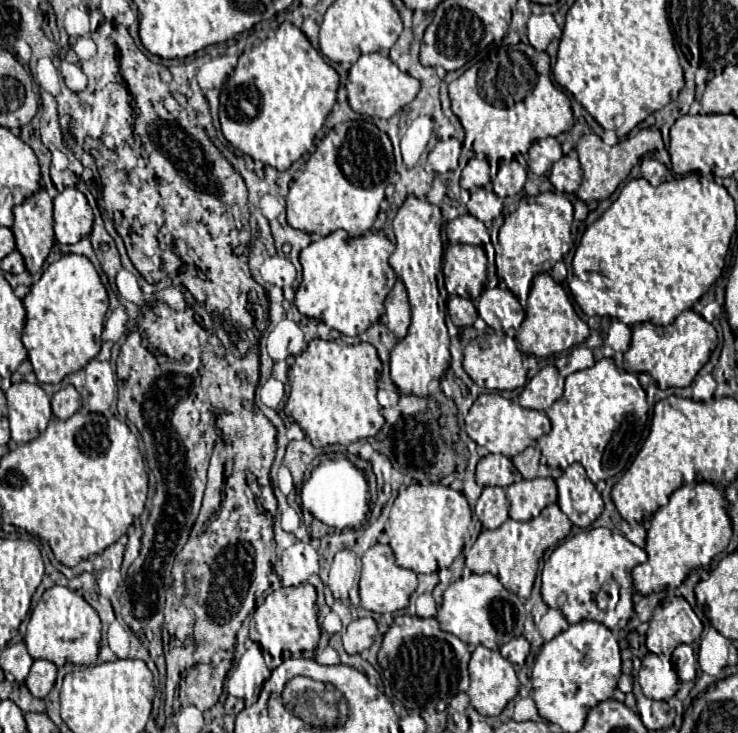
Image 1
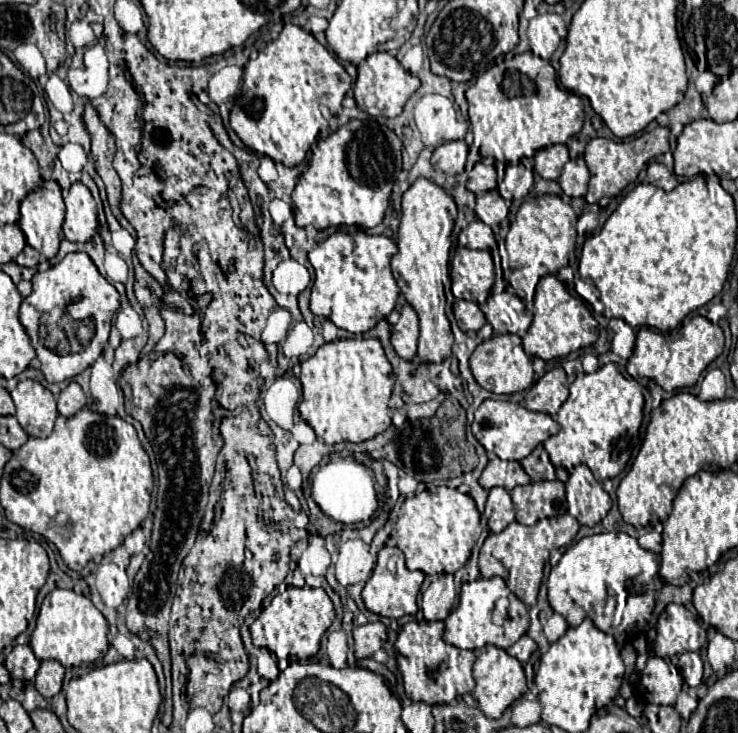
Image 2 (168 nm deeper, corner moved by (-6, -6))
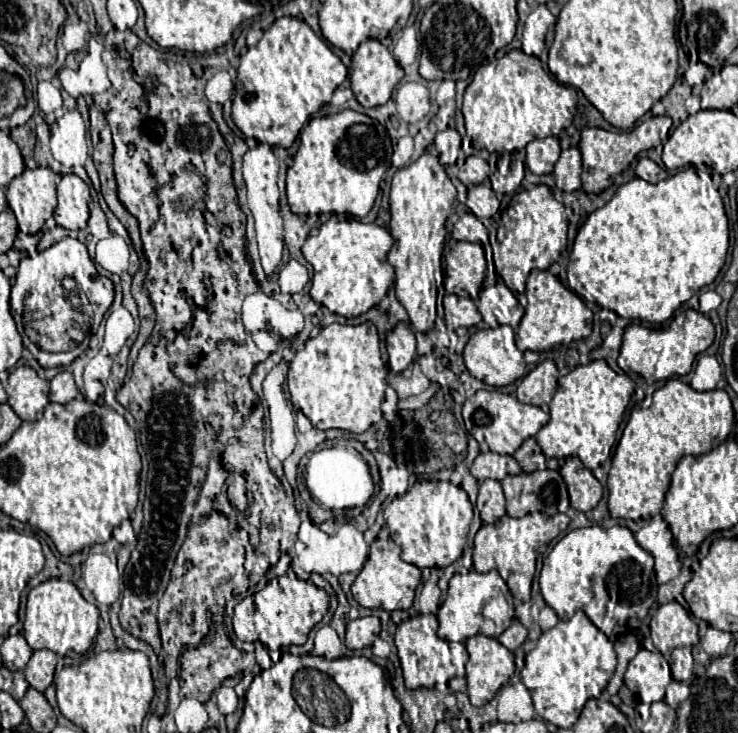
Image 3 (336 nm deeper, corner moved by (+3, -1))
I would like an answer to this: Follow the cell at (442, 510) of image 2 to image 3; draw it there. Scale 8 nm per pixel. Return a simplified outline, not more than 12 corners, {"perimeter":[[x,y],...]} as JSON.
{"perimeter":[[418,480],[384,508],[402,560],[446,568],[483,522],[450,482]]}

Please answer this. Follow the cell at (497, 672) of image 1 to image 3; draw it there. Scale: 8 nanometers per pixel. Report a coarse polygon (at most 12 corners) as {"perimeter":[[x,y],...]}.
{"perimeter":[[496,638],[466,642],[468,698],[486,706],[514,674]]}

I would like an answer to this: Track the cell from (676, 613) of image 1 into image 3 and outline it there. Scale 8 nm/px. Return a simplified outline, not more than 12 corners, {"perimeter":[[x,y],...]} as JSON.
{"perimeter":[[678,602],[662,604],[650,622],[664,656],[698,644],[698,626]]}

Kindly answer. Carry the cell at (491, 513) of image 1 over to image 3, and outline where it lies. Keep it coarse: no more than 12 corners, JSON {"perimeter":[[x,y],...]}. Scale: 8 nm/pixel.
{"perimeter":[[484,480],[476,500],[482,522],[506,514],[498,480]]}

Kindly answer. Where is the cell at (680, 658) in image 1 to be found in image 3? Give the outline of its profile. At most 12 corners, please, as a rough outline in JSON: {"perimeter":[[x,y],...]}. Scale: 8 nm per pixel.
{"perimeter":[[675,648],[670,654],[672,678],[693,677],[691,648]]}

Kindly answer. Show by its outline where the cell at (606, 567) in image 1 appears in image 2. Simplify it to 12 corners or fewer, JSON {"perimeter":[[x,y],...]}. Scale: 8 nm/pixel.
{"perimeter":[[627,533],[573,543],[547,579],[571,627],[647,631],[659,555]]}

